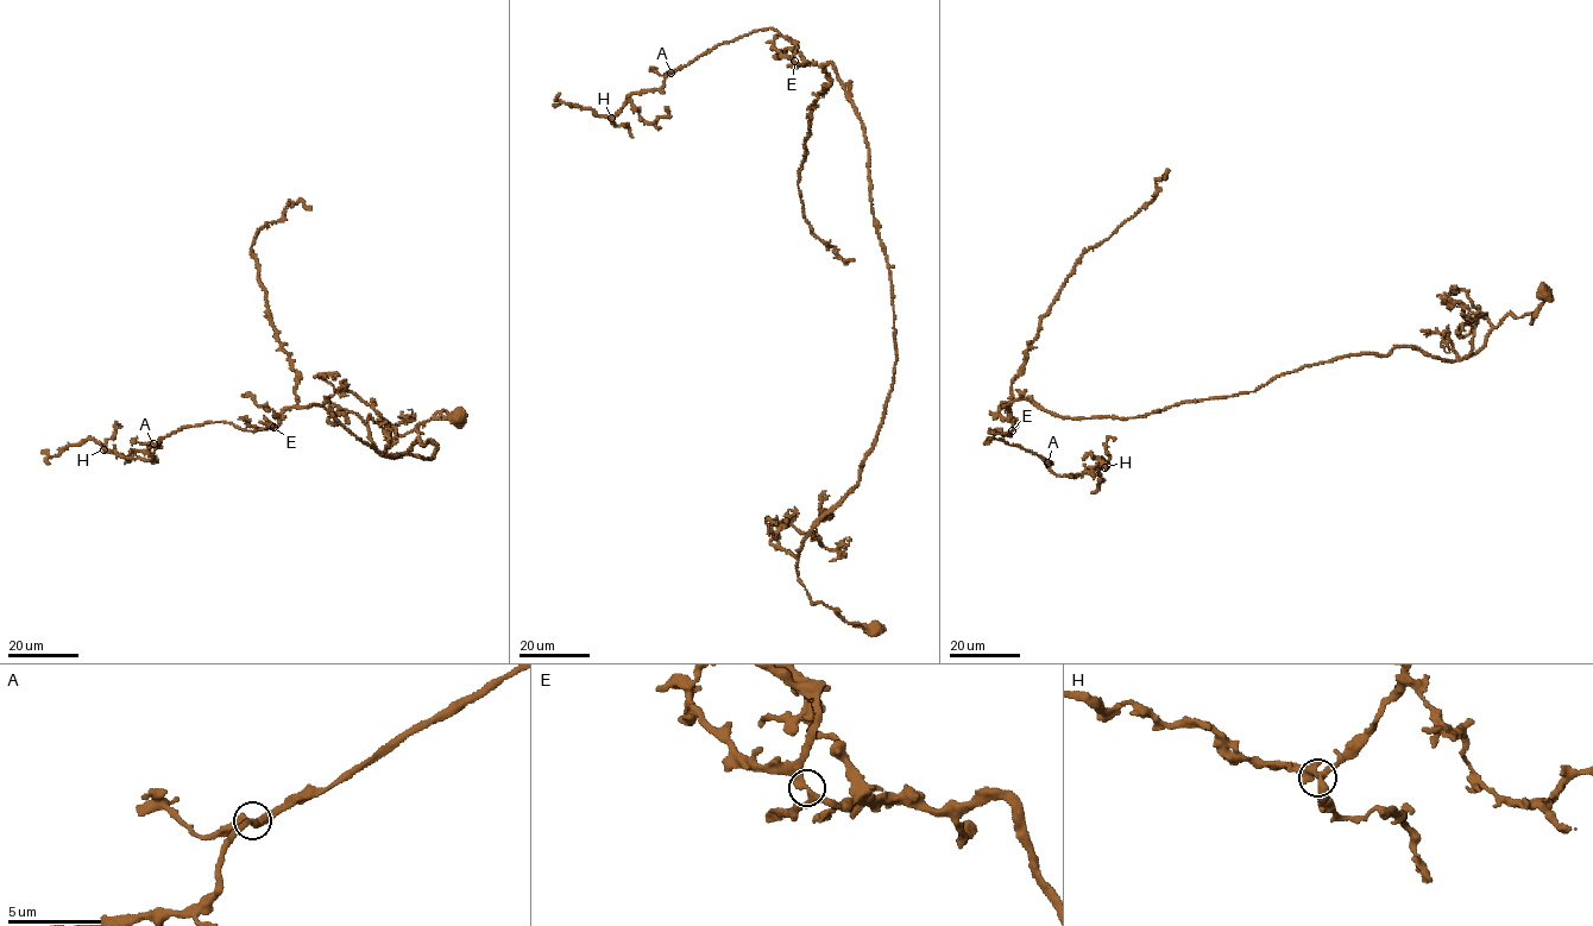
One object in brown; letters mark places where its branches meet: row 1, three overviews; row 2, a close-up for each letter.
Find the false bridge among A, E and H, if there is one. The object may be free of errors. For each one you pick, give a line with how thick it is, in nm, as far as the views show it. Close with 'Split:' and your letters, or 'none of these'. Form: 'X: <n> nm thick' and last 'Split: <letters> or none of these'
Split: none of these

